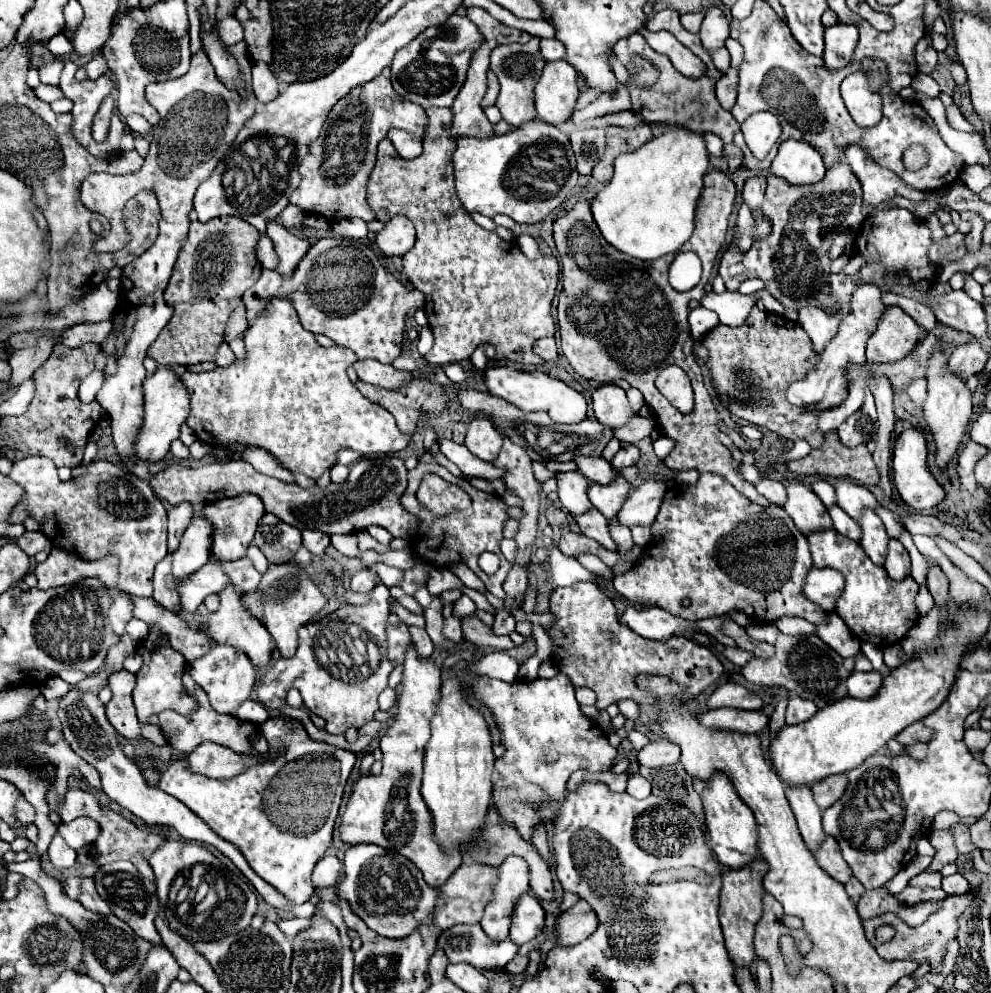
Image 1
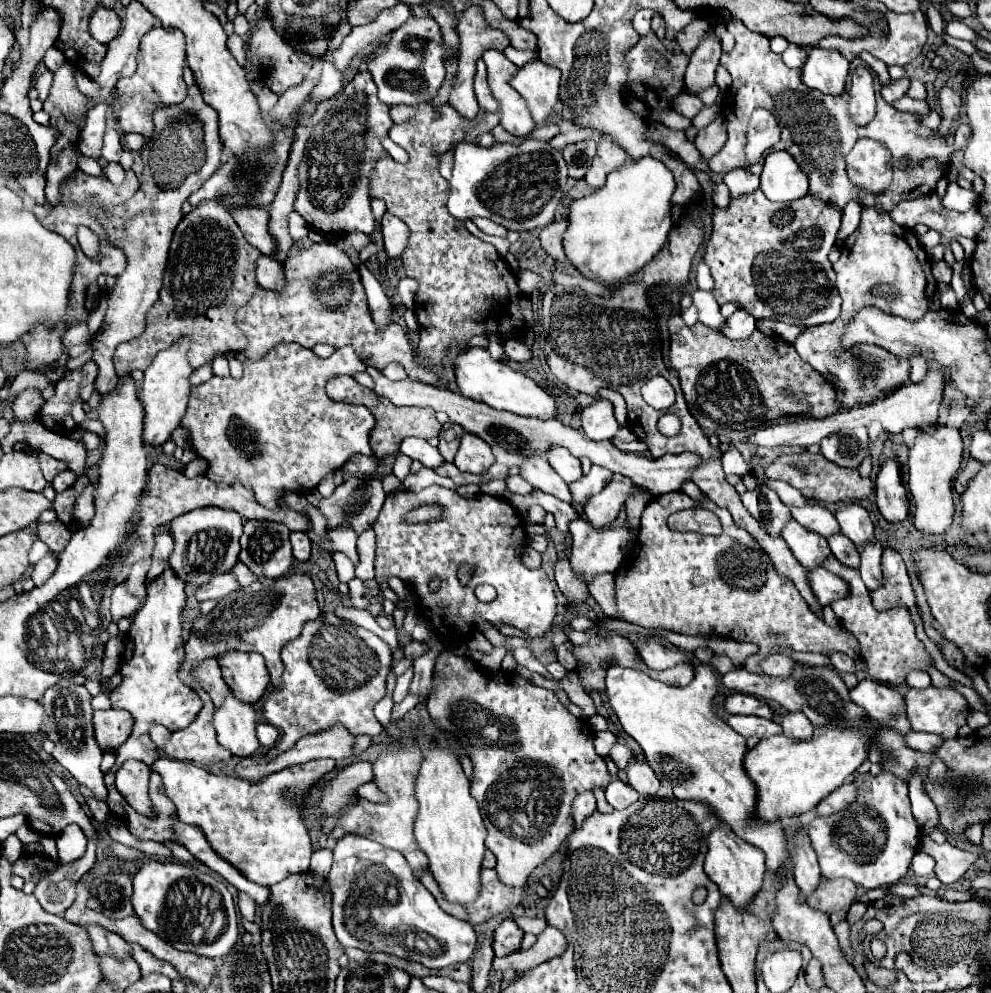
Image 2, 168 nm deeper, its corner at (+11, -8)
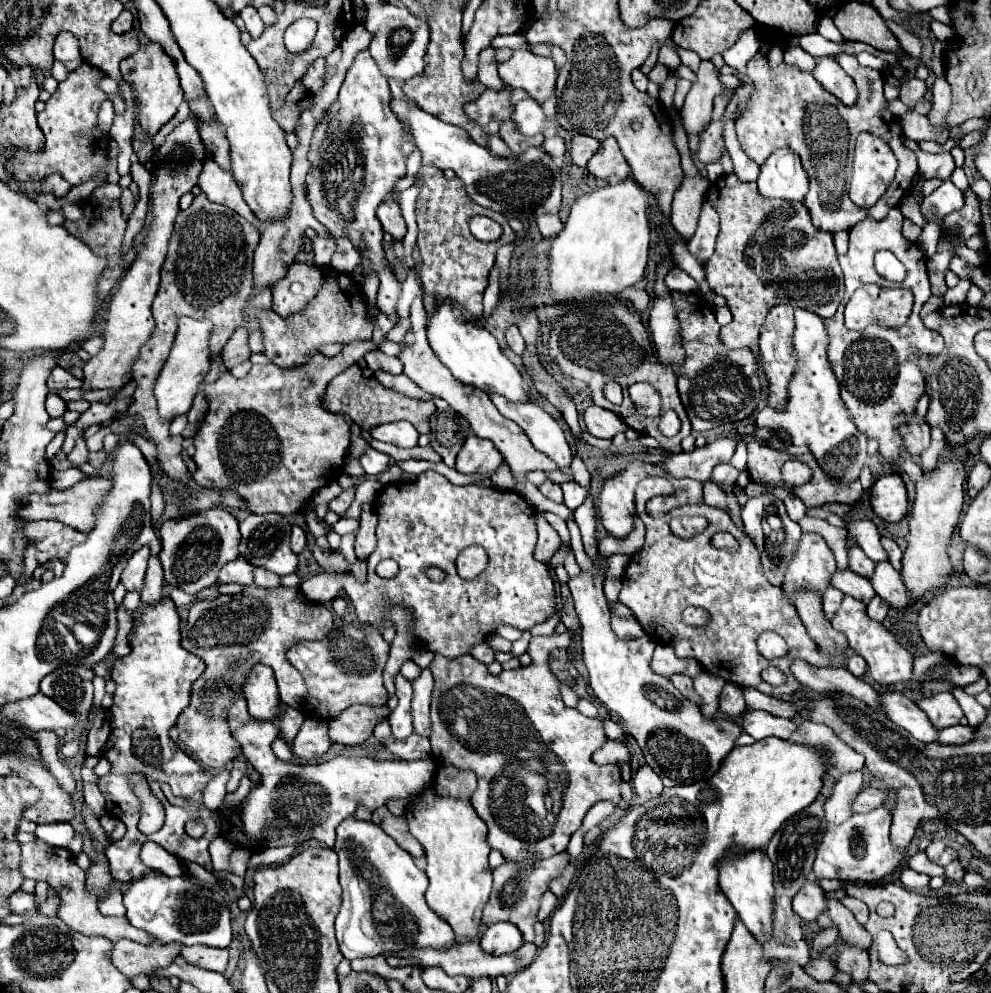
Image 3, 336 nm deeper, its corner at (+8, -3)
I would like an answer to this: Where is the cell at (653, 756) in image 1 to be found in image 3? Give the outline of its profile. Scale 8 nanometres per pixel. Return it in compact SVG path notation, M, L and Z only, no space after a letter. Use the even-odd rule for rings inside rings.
M641 766L635 774L633 774L633 780L631 780L637 796L641 800L651 800L655 798L657 794L663 792L663 782L661 778L651 770L651 766Z

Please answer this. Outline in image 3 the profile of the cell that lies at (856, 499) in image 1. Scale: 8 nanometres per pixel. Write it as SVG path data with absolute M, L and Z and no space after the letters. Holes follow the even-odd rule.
M859 516L853 518L849 524L849 534L855 538L855 542L863 548L863 552L873 560L873 562L881 562L887 560L887 552L881 546L881 536L877 526L867 518L867 516Z

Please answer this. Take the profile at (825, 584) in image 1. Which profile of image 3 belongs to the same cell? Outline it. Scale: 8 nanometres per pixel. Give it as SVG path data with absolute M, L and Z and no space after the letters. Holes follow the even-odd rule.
M837 570L831 580L829 580L829 586L841 590L843 594L849 594L861 602L869 602L873 596L875 596L875 590L871 586L871 582L859 574L855 574L853 570Z

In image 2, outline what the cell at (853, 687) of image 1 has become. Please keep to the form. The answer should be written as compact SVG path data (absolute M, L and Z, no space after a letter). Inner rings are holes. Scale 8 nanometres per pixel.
M864 679L860 681L858 687L854 687L850 691L852 701L856 701L862 709L866 709L866 713L882 723L888 725L900 733L910 733L910 721L906 715L906 703L904 697L900 695L898 689L890 689L882 683L876 683L872 679Z

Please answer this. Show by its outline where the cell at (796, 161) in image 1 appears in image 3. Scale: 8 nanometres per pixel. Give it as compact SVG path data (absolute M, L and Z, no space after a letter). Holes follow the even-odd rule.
M781 148L761 166L757 180L759 192L767 198L803 200L809 190L809 178L799 162L799 154Z

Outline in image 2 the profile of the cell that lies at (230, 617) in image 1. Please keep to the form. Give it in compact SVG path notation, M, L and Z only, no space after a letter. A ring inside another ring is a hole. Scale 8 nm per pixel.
M228 651L218 659L222 677L242 703L258 703L268 689L270 675L264 665L264 657L256 653Z

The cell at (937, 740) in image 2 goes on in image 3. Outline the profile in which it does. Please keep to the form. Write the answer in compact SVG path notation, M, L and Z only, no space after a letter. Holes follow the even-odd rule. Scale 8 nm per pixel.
M957 724L957 726L949 726L949 728L939 730L937 742L939 744L965 744L965 742L973 740L973 736L975 736L975 732L971 726Z

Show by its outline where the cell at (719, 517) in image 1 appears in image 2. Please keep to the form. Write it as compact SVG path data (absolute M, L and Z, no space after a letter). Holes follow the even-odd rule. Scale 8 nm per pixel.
M682 491L654 497L646 505L632 563L628 551L626 563L616 571L616 603L618 619L634 625L648 629L666 627L676 633L706 639L726 637L738 643L756 643L760 651L750 655L742 665L756 675L764 675L760 669L762 659L780 653L782 649L822 655L846 653L848 657L858 659L856 637L844 631L844 627L828 627L816 617L796 587L772 571L760 545L744 529L734 525L728 511L716 507L710 499L694 501ZM694 505L712 509L712 513L720 517L724 527L720 537L692 533L692 539L688 539L688 533L668 529L666 519L670 513Z

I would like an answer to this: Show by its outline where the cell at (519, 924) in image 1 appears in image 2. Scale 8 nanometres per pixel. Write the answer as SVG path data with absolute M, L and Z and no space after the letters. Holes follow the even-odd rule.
M504 919L502 925L492 935L494 955L504 957L504 955L510 955L510 953L518 951L520 943L522 943L522 935L524 933L520 931L520 927L512 919Z

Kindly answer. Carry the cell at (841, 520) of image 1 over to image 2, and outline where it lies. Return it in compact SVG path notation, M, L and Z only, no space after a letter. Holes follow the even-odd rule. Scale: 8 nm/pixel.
M836 533L828 539L830 543L830 549L832 549L832 555L844 565L844 567L852 567L852 569L858 569L860 567L860 553L856 551L854 543L844 537L842 533Z

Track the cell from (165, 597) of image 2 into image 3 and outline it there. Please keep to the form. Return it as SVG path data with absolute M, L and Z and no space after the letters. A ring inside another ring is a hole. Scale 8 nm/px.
M161 596L159 602L149 604L139 616L137 628L129 638L131 654L119 658L111 670L111 678L117 684L115 702L109 708L113 732L103 748L103 756L111 762L111 772L99 780L99 790L105 796L107 814L115 814L115 818L119 818L127 826L125 836L109 846L111 874L113 878L123 882L131 882L149 874L151 868L143 866L143 862L139 860L139 850L145 840L161 844L167 852L175 854L181 860L197 862L203 868L211 870L211 856L207 852L207 846L213 838L219 836L219 814L207 810L201 800L201 792L213 776L193 758L189 758L181 748L177 748L173 740L169 740L169 728L177 722L181 710L191 704L191 686L197 678L201 678L205 670L205 662L199 656L183 650L179 622L181 618L177 614L177 606L169 596ZM129 772L143 772L153 794L165 806L165 824L159 832L151 836L141 834L137 828L139 800L133 796L127 784ZM163 784L169 784L175 796L191 798L193 804L189 808L169 804L161 790ZM187 820L201 820L205 824L205 834L201 838L191 838L185 832Z

